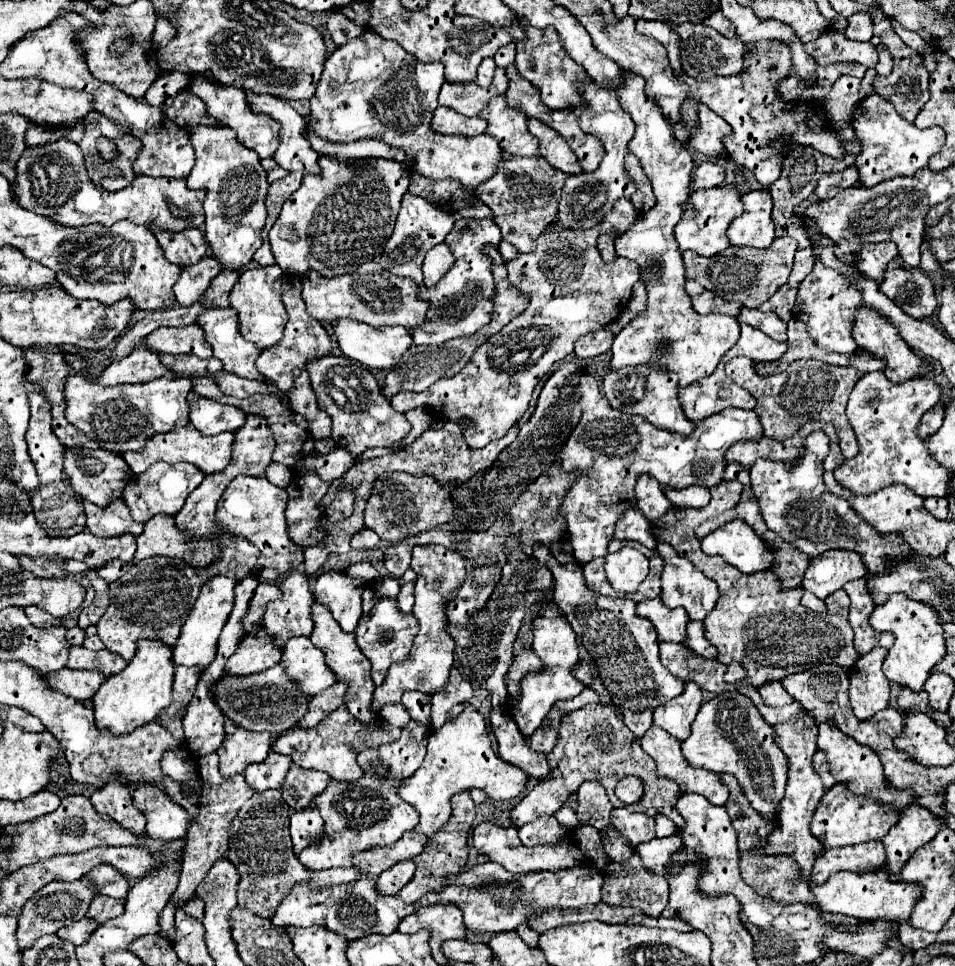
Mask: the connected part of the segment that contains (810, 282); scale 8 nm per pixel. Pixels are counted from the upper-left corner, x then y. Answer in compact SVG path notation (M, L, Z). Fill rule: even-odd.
M817 258L813 272L799 286L793 316L807 324L811 336L815 336L821 348L845 354L853 354L857 348L855 340L851 338L851 322L855 320L855 308L861 304L861 290L851 282L853 280L849 280L845 274L823 266L823 262Z

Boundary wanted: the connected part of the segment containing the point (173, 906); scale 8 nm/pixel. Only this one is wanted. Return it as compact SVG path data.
M207 754L199 758L199 776L203 780L201 812L199 812L199 820L191 822L191 828L187 832L187 856L183 858L183 866L181 866L187 870L181 870L181 880L175 894L171 896L163 912L159 912L159 928L161 928L159 934L165 936L169 942L175 940L175 910L181 908L195 894L195 888L207 876L211 866L219 858L223 858L223 854L227 852L227 828L231 826L231 820L237 816L243 802L253 794L251 788L247 788L245 776L235 776L235 780L223 780L223 776L219 776L217 766L219 766L219 758L215 754Z

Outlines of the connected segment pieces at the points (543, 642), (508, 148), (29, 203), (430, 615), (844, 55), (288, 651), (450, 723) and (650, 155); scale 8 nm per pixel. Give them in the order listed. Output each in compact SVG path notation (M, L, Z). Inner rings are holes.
M545 600L545 604L541 604L541 608L537 610L533 618L533 634L535 634L535 654L543 660L543 664L547 664L547 672L537 672L535 676L523 678L523 696L515 706L515 714L513 714L513 720L517 722L523 736L531 736L541 726L543 718L549 714L555 702L575 698L585 688L583 684L573 680L573 668L579 660L577 634L567 622L563 610L553 600Z
M495 96L487 102L479 116L487 118L487 134L493 136L503 152L511 156L537 156L539 142L527 130L527 116L511 108L505 96Z
M65 138L57 142L49 142L43 146L31 146L23 152L17 162L17 178L13 186L13 200L35 214L41 214L61 226L85 226L85 224L103 224L113 226L119 220L129 220L133 224L151 226L159 224L161 228L189 228L201 226L203 220L203 190L189 190L185 180L171 178L147 178L137 176L127 188L119 192L107 192L95 186L83 164L83 154L75 142ZM167 198L177 206L191 214L189 220L179 220L171 216Z
M415 546L411 568L417 572L415 582L415 604L413 604L413 616L419 622L419 632L415 636L413 648L405 660L399 660L393 664L387 672L387 678L381 686L373 692L371 712L379 714L379 710L385 704L397 704L401 702L403 692L407 690L419 690L423 694L433 696L435 692L443 690L449 680L449 672L453 668L453 650L455 642L451 636L447 636L447 616L443 612L443 604L451 596L455 596L455 588L459 586L459 580L463 580L463 568L465 560L463 556L455 556L451 548L443 546Z
M827 28L819 40L809 42L807 52L821 66L837 62L859 62L865 68L875 68L879 60L877 48L871 42L847 42L847 38L833 28Z
M291 638L283 648L281 664L291 676L297 678L301 690L309 696L323 692L337 682L335 674L325 664L323 652L313 646L309 638Z
M465 704L463 714L459 714L455 720L447 720L439 730L431 732L427 756L421 768L409 780L403 780L403 784L399 786L399 796L409 802L421 816L421 822L415 830L431 838L449 820L449 800L459 790L481 788L493 800L511 800L525 790L527 782L529 776L521 768L507 764L493 752L483 716L473 710L473 706Z
M633 72L621 74L623 84L619 86L619 102L631 114L637 132L629 142L629 150L643 162L647 176L653 182L653 192L657 204L641 214L637 222L615 240L615 250L619 256L631 258L641 268L641 278L647 282L647 310L643 316L631 320L613 340L611 368L651 364L661 366L679 376L679 386L689 386L705 376L711 376L723 358L723 354L735 346L739 340L739 322L735 316L707 314L701 316L691 308L691 300L683 294L685 268L681 260L679 246L675 244L673 228L683 216L681 202L689 196L689 182L693 170L693 158L687 148L683 148L673 132L669 120L663 116L661 108L645 94L645 80Z

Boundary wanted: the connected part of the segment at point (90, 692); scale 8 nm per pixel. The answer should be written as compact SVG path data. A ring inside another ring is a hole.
M63 668L59 672L45 676L51 688L57 692L63 692L67 696L73 696L75 700L89 700L95 696L99 686L107 680L101 672L89 672L89 670L69 670Z

